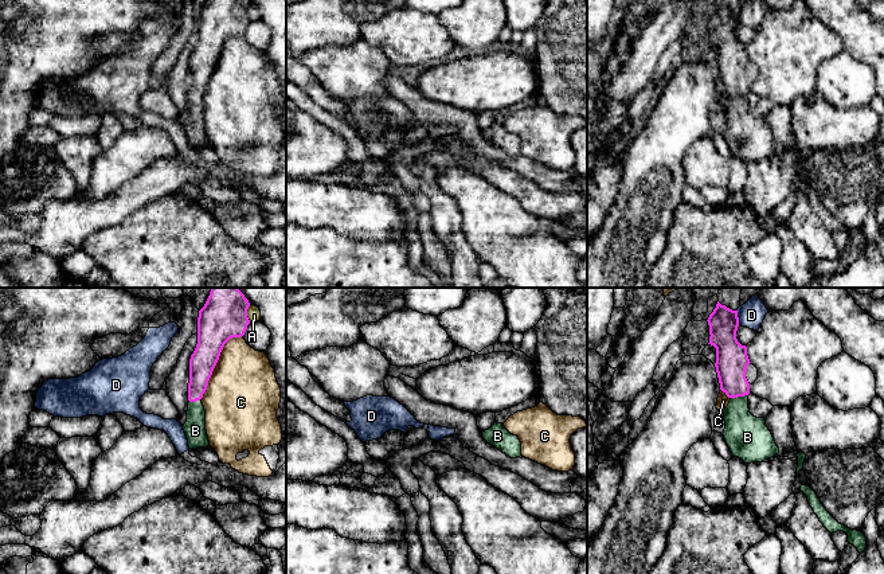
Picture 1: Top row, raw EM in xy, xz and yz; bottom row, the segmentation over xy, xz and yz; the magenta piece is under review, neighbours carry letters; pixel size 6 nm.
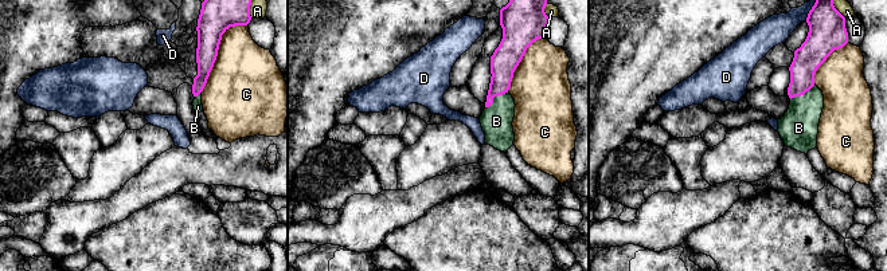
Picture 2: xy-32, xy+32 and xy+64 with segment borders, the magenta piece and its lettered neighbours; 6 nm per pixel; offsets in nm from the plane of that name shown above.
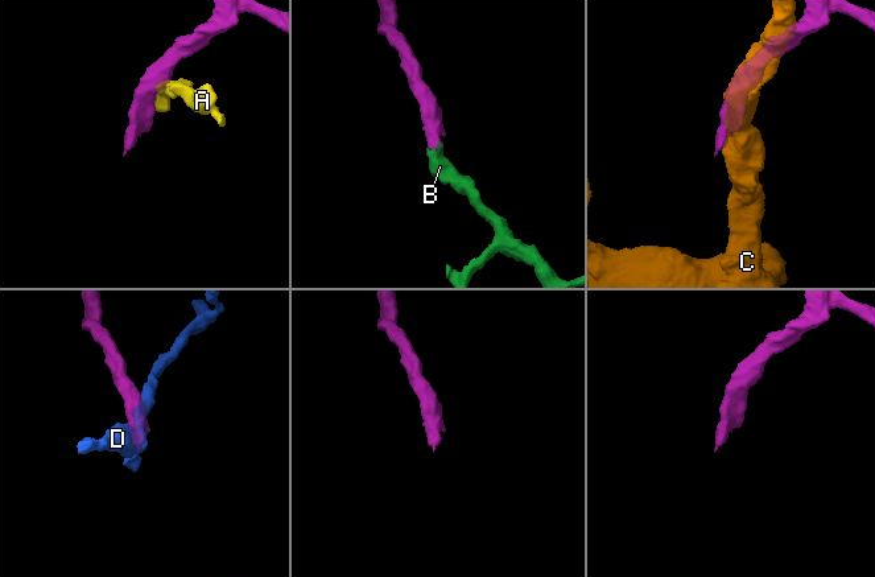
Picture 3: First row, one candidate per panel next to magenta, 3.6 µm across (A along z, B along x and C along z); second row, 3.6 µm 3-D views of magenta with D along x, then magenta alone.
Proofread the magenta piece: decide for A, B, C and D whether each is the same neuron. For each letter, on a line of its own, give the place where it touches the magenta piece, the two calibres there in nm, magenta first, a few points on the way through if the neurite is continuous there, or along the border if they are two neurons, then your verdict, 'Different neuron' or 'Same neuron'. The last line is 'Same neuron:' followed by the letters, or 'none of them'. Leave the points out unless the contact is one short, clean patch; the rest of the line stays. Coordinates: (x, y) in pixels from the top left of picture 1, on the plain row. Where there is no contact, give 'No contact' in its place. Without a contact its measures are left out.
A: Touches magenta at xy (246, 12). Thickness 240 nm (magenta) against 80 nm. Different neuron
B: Touches magenta at yz (739, 94). Thickness 190 nm (magenta) against 260 nm. Path across: yz (731, 62), (731, 75), (739, 94), (739, 121), (746, 135). Same neuron
C: Touches magenta at xy (216, 61). Thickness 240 nm (magenta) against 440 nm. Different neuron
D: Touches magenta at yz (738, 16). Thickness 190 nm (magenta) against 160 nm. Different neuron
Same neuron: B

